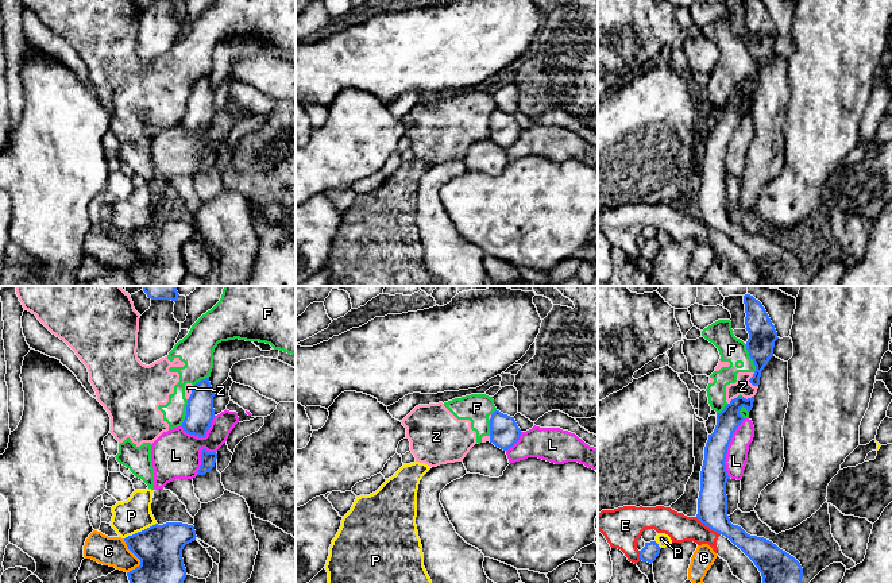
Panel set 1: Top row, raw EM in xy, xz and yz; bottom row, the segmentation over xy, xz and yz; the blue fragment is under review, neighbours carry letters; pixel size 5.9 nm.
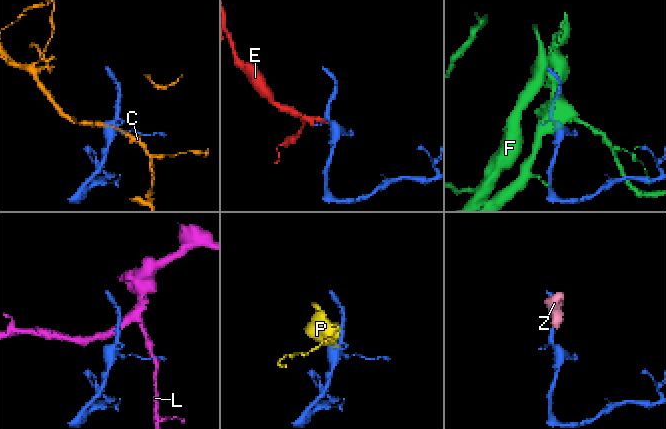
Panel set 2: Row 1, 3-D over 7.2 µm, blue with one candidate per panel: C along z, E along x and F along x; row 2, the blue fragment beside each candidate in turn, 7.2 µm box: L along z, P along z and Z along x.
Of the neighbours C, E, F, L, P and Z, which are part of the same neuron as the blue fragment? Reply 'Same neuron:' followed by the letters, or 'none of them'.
Same neuron: none of them

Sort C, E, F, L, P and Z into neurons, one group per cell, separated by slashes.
C / E / F Z / L / P

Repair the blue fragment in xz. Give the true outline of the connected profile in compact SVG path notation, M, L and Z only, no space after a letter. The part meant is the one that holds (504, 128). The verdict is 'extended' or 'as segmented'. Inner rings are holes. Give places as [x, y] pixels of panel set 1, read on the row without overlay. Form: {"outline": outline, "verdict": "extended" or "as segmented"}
{"outline": "M499 108L491 112L490 140L495 144L507 148L520 138L521 131L514 115L503 112Z", "verdict": "as segmented"}

